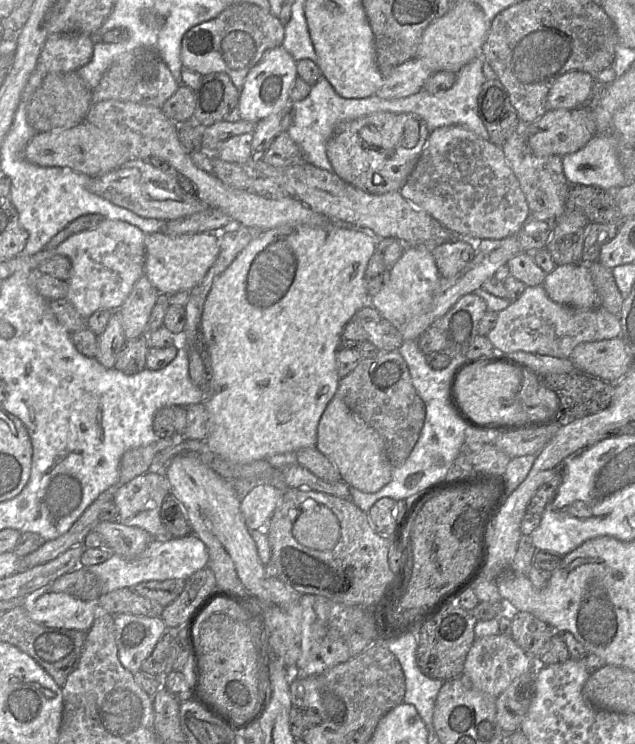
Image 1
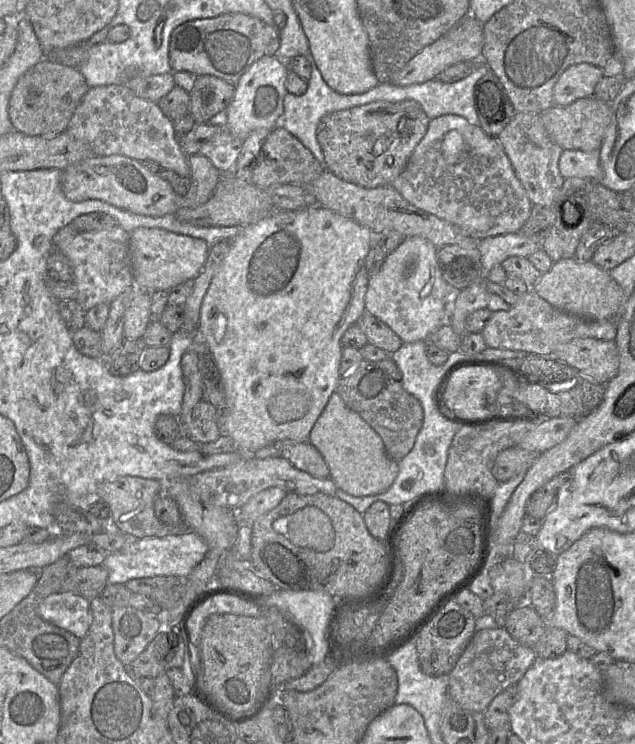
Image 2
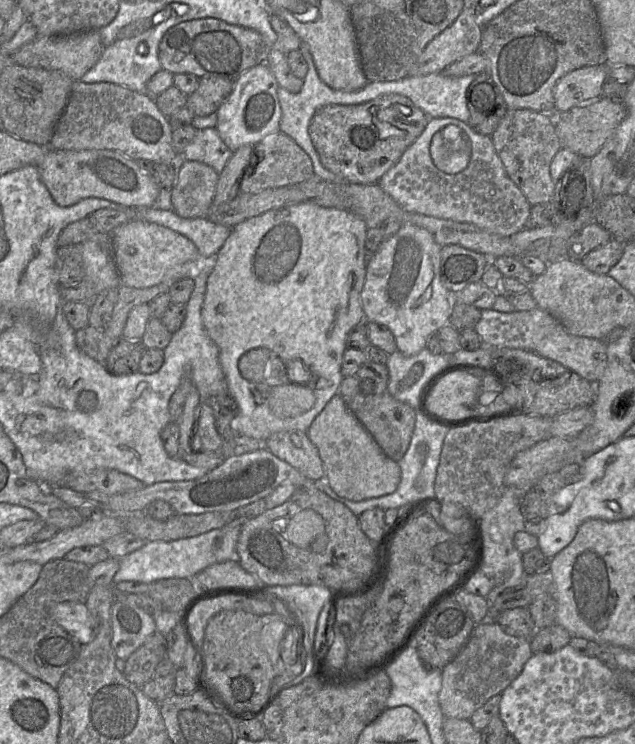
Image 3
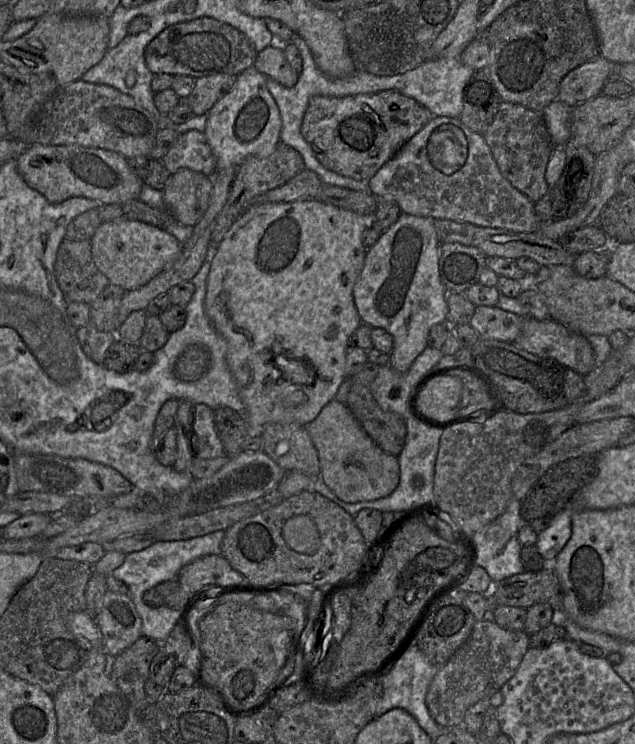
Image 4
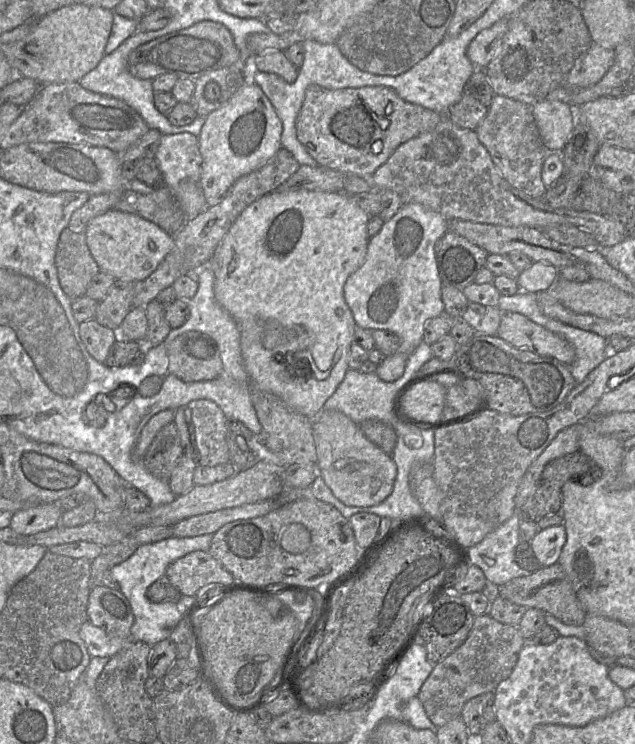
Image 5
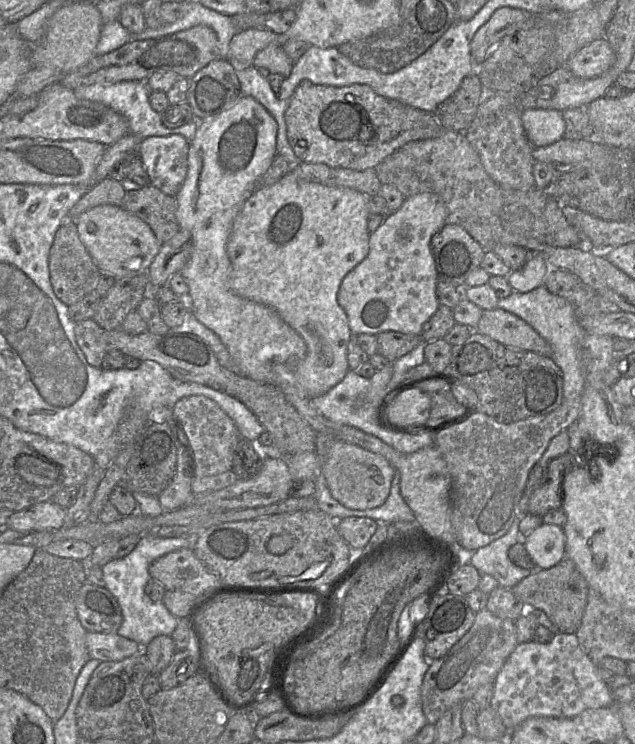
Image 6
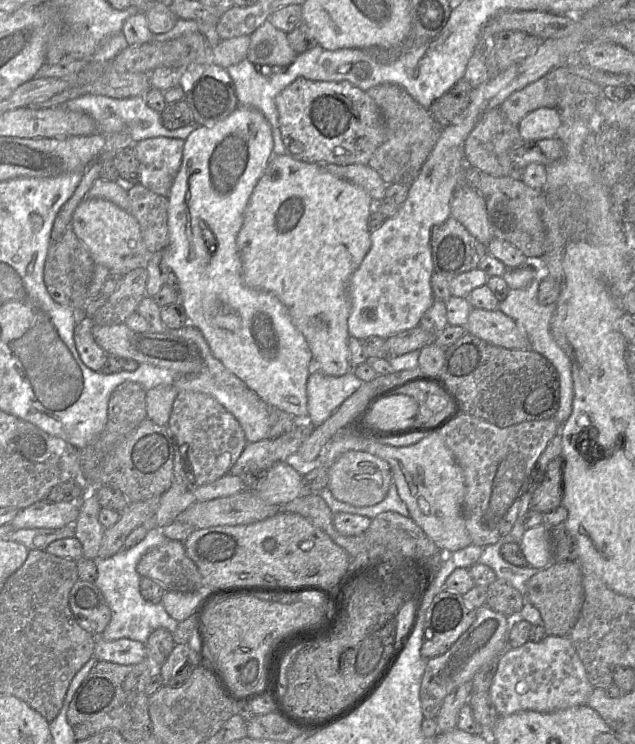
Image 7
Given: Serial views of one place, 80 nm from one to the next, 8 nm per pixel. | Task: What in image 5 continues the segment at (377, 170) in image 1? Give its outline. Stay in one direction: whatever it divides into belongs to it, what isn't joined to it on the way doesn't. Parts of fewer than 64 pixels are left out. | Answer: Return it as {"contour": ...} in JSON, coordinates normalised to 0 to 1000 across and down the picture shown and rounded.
{"contour":[[[490,113],[480,120],[465,173],[469,190],[501,222],[539,234],[584,238],[631,194],[680,176],[694,157],[688,151],[636,136],[614,118],[520,121]]]}

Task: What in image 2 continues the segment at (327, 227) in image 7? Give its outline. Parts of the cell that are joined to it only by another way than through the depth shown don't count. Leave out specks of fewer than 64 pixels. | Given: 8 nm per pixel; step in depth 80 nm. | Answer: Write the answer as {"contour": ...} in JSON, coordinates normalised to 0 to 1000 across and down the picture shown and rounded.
{"contour":[[[488,277],[469,282],[433,282],[403,298],[383,305],[364,325],[364,333],[335,372],[320,402],[315,418],[313,445],[345,496],[356,530],[351,558],[342,555],[348,586],[367,589],[378,603],[405,606],[446,591],[487,594],[496,569],[513,548],[523,530],[531,524],[540,466],[537,456],[545,444],[567,433],[575,417],[575,397],[580,386],[576,345],[583,336],[587,312],[531,285],[506,277]]]}

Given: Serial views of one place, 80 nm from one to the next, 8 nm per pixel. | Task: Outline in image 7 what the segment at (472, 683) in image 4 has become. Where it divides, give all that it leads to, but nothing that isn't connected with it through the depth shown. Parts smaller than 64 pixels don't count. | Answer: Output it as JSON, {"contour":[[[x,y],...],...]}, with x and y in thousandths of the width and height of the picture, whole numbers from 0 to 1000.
{"contour":[[[765,812],[750,820],[745,839],[702,878],[672,886],[661,925],[668,965],[687,966],[706,933],[720,923],[745,915],[746,909],[761,895],[787,883],[800,871],[802,848],[808,833]]]}

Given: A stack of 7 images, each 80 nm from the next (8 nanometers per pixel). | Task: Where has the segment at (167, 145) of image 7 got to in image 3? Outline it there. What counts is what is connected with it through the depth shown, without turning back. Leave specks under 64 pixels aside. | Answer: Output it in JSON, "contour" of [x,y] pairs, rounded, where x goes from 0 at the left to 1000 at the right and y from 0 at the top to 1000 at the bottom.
{"contour":[[[339,172],[312,175],[304,188],[282,206],[282,219],[312,216],[348,233],[367,208]]]}

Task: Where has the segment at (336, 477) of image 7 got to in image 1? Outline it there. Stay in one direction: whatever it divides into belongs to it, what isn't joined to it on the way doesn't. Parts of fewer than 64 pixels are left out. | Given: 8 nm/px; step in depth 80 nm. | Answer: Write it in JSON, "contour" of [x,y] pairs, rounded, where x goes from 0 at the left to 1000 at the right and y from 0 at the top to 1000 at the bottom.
{"contour":[[[531,531],[523,535],[504,563],[498,601],[531,628],[539,647],[545,648],[551,655],[573,663],[592,663],[616,647],[619,626],[609,614],[602,586],[564,556],[556,554]]]}

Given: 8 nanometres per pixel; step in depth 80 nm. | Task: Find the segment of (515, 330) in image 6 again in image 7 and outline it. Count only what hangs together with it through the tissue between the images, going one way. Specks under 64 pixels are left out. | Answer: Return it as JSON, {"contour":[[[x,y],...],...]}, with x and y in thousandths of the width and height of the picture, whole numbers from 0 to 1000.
{"contour":[[[746,413],[732,438],[735,448],[781,465],[800,469],[835,469],[831,456],[813,433],[787,415]]]}

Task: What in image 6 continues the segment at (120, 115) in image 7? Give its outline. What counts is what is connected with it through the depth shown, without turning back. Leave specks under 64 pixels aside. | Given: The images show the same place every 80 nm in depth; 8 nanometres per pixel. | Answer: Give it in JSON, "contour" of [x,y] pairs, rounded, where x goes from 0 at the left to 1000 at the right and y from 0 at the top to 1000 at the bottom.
{"contour":[[[189,109],[181,112],[153,112],[137,116],[124,116],[115,121],[124,133],[156,137],[197,157],[203,167],[203,180],[219,183],[224,187],[246,183],[266,183],[282,180],[298,191],[306,184],[312,172],[312,161],[302,160],[298,165],[280,172],[263,172],[257,168],[254,153],[246,151],[235,138],[236,121],[225,109]]]}

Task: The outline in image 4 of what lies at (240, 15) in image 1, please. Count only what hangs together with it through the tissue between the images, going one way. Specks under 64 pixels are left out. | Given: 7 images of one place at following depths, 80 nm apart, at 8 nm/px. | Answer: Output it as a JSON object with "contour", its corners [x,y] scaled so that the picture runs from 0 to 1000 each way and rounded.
{"contour":[[[331,23],[274,32],[246,48],[227,67],[228,86],[241,99],[315,105],[343,98],[375,102],[398,90],[405,70],[372,38]]]}

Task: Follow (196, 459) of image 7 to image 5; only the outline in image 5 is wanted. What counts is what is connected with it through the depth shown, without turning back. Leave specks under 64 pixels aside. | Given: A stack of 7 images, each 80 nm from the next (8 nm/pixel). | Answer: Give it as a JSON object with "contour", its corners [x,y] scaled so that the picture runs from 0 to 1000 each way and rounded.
{"contour":[[[328,536],[301,539],[291,547],[299,593],[310,609],[310,625],[337,628],[362,621],[357,560]]]}

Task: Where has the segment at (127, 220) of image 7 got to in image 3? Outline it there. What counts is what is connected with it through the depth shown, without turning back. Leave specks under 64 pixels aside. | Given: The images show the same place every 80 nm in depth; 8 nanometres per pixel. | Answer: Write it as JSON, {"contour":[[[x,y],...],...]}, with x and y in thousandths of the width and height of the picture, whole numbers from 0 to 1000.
{"contour":[[[206,296],[173,315],[176,343],[191,383],[233,387],[250,382],[274,359],[315,348],[307,328],[290,316],[263,305],[224,296]]]}

